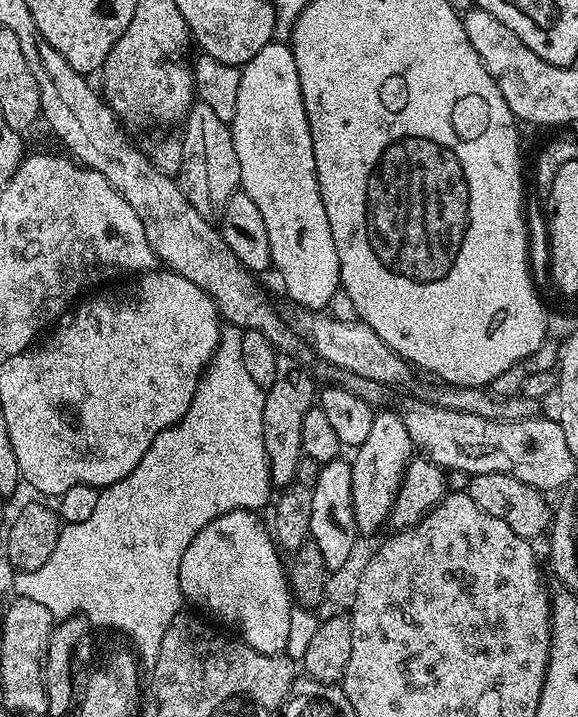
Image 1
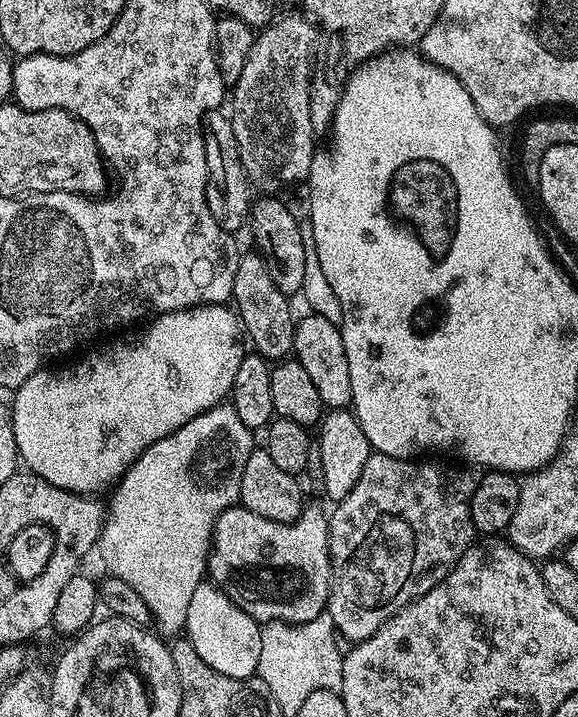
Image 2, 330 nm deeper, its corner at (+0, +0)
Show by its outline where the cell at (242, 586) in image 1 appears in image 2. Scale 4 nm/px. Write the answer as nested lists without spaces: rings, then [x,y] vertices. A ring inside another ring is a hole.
[[[205,582],[191,596],[184,632],[194,650],[198,650],[198,658],[214,666],[218,674],[226,674],[226,678],[250,678],[256,675],[258,654],[262,654],[261,627],[261,621],[250,618],[221,588]]]

